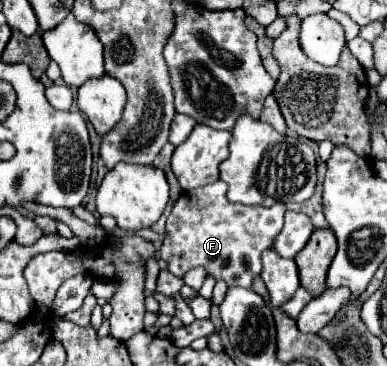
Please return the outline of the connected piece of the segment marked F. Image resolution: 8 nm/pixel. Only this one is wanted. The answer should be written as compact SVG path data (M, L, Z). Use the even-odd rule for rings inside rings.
M218 180L180 194L166 220L160 258L168 262L168 270L178 278L202 266L214 280L224 280L228 286L252 288L254 278L260 276L262 270L260 254L270 248L280 234L286 208L282 202L272 208L232 204L226 196L227 187Z

